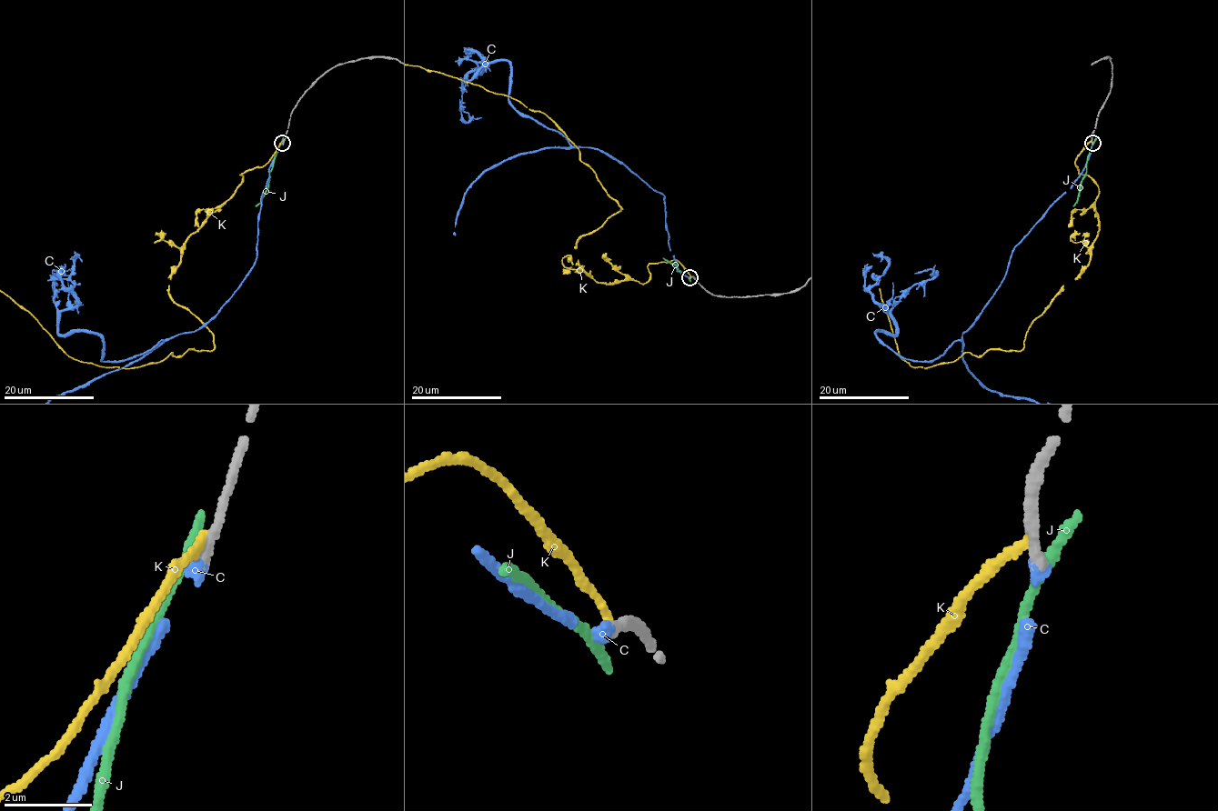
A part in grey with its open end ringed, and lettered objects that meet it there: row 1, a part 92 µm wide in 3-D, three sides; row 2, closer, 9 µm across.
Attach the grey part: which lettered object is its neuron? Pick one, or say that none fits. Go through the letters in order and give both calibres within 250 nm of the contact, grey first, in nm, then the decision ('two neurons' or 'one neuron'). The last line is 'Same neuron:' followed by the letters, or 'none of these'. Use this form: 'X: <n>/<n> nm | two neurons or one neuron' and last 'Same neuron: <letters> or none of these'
C: 300/240 nm | one neuron
J: 280/240 nm | two neurons
K: 340/200 nm | two neurons
Same neuron: C

